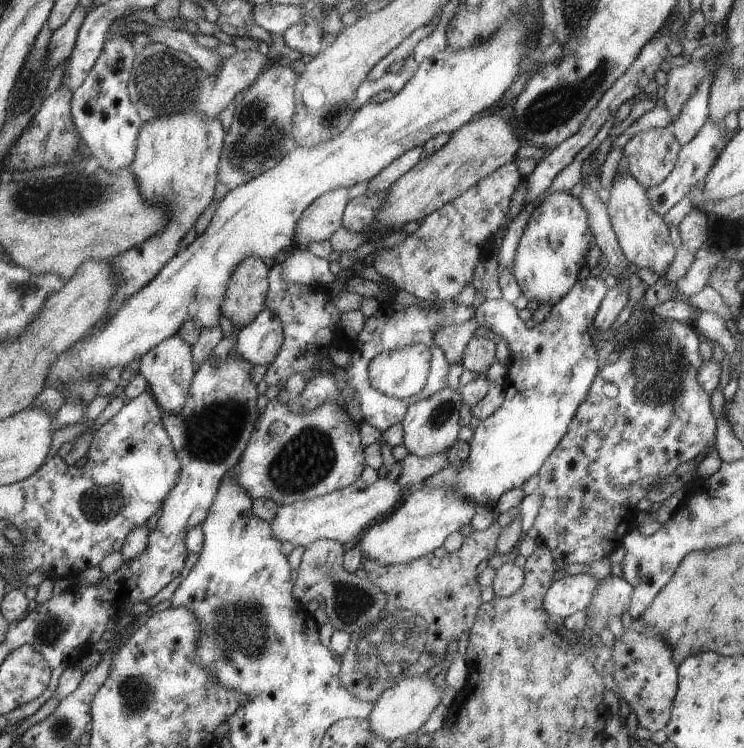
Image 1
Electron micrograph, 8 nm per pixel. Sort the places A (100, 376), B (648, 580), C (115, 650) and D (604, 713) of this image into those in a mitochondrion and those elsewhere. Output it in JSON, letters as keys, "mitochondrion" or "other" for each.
{"A":"other","B":"other","C":"other","D":"other"}

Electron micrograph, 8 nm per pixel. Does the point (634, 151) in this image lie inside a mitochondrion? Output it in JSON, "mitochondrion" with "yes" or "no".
{"mitochondrion":"no"}

